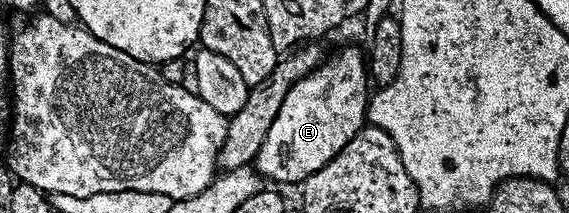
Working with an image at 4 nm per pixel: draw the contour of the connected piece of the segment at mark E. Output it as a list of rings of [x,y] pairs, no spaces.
[[[342,48],[335,56],[321,61],[306,75],[294,81],[288,90],[276,122],[258,150],[257,171],[282,184],[304,182],[320,170],[368,120],[367,57],[363,49]]]

